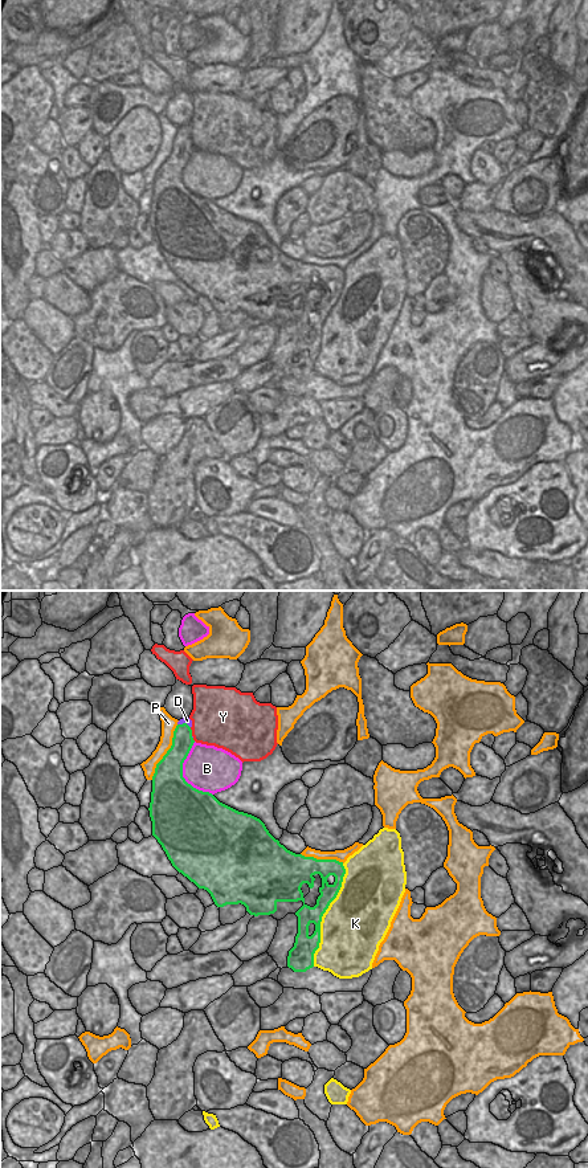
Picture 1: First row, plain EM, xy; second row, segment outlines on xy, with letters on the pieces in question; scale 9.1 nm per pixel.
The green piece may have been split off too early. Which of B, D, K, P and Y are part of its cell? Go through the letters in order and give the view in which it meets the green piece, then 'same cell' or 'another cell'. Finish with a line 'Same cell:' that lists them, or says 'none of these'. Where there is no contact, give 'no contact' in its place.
B: contact in xy; another cell
D: contact in xy; another cell
K: contact in xy; another cell
P: contact in xy; another cell
Y: contact in xy; another cell
Same cell: none of these

